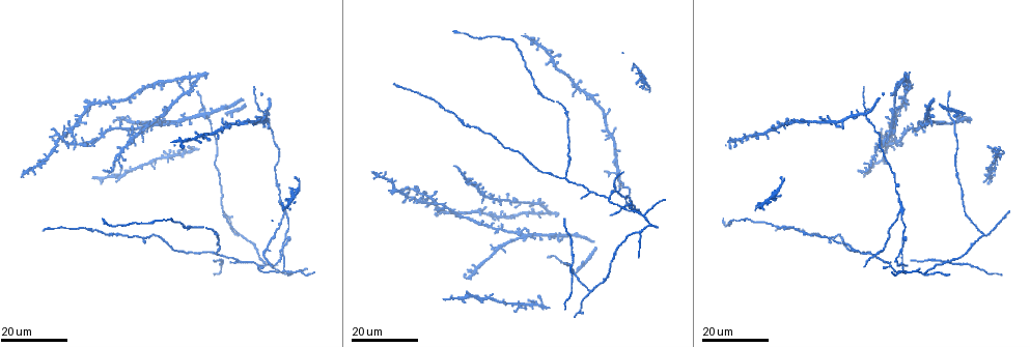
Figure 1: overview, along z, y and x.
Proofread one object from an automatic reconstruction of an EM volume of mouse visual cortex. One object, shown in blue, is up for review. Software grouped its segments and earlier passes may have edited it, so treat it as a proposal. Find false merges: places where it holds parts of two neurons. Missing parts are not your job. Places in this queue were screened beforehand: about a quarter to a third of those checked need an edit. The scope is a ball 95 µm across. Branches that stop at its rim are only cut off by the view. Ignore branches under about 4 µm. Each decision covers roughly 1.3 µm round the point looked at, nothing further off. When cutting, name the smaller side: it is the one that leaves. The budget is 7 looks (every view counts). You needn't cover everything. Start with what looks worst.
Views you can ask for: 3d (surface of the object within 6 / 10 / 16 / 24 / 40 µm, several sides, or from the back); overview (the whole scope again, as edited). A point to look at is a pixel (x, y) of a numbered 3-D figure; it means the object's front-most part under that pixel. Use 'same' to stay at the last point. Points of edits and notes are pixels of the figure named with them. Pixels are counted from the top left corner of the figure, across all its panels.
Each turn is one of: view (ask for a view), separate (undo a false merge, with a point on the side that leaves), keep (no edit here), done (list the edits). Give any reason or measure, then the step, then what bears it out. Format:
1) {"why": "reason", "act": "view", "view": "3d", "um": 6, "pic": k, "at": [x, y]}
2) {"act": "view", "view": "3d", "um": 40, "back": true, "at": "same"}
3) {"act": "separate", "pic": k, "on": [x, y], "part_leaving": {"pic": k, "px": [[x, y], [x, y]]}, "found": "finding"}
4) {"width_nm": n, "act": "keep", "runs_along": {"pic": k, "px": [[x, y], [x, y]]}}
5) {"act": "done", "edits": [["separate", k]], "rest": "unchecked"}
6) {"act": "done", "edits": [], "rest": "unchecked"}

{"act": "view", "view": "3d", "um": 24, "pic": 1, "at": [902, 250]}

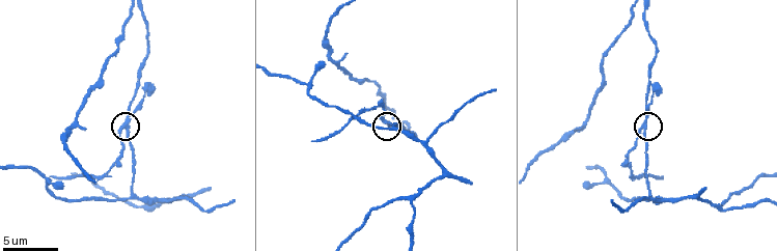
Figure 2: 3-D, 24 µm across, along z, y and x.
{"act": "view", "view": "3d", "um": 6, "pic": 2, "at": [384, 119]}

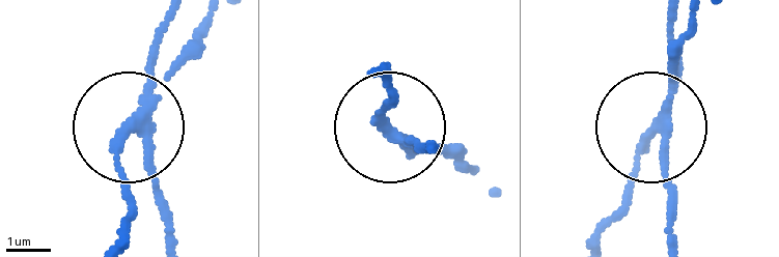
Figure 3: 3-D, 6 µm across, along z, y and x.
{"act": "separate", "pic": 3, "on": [133, 197], "part_leaving": {"pic": 3, "px": [[130, 131], [119, 161], [130, 194], [122, 238]]}, "found": "a second neuron is stuck on"}

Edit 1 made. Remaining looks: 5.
{"act": "view", "view": "overview"}

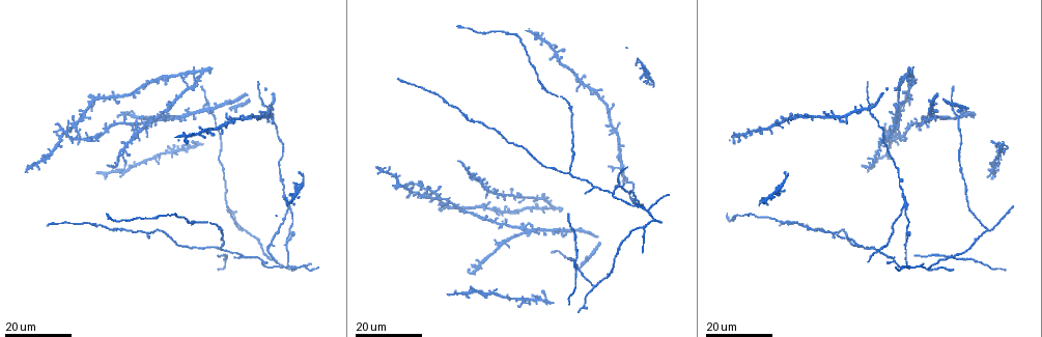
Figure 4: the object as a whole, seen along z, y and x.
{"why": "three arms meet", "act": "view", "view": "3d", "um": 24, "pic": 4, "at": [592, 186]}

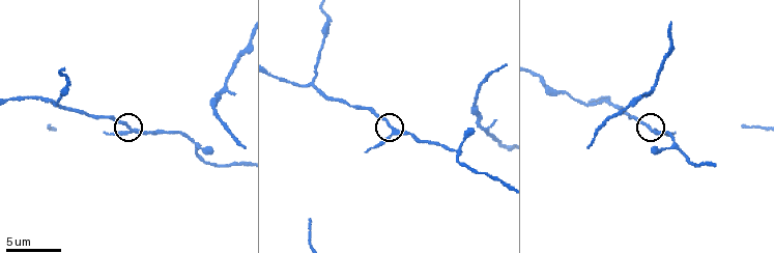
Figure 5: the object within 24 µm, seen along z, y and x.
{"why": "closer look", "act": "view", "view": "3d", "um": 6, "pic": 5, "at": [393, 132]}

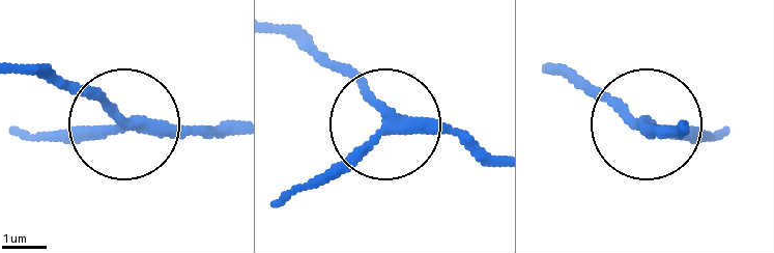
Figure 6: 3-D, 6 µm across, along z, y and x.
{"width_nm": 220, "act": "keep", "runs_along": {"pic": 6, "px": [[230, 135], [85, 124], [22, 135]]}, "found": "all the same neuron"}

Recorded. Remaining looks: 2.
{"why": "a fork", "act": "view", "view": "3d", "um": 10, "pic": 2, "at": [132, 195]}

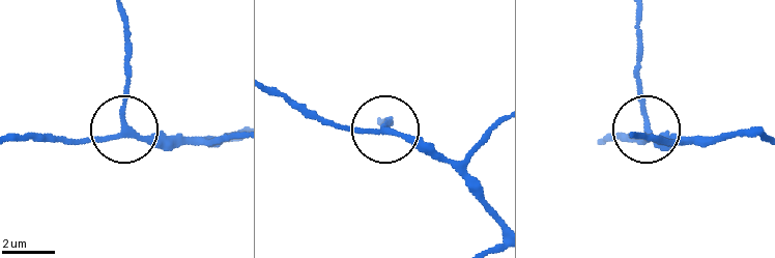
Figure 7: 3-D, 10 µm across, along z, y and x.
{"side_arm_um": 105, "act": "keep", "runs_along": {"pic": 7, "px": [[497, 216], [451, 169], [404, 140], [377, 130], [319, 122]]}, "found": "all the same neuron"}

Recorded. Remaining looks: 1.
{"act": "done", "edits": [["separate", 3]], "rest": "unchecked"}

